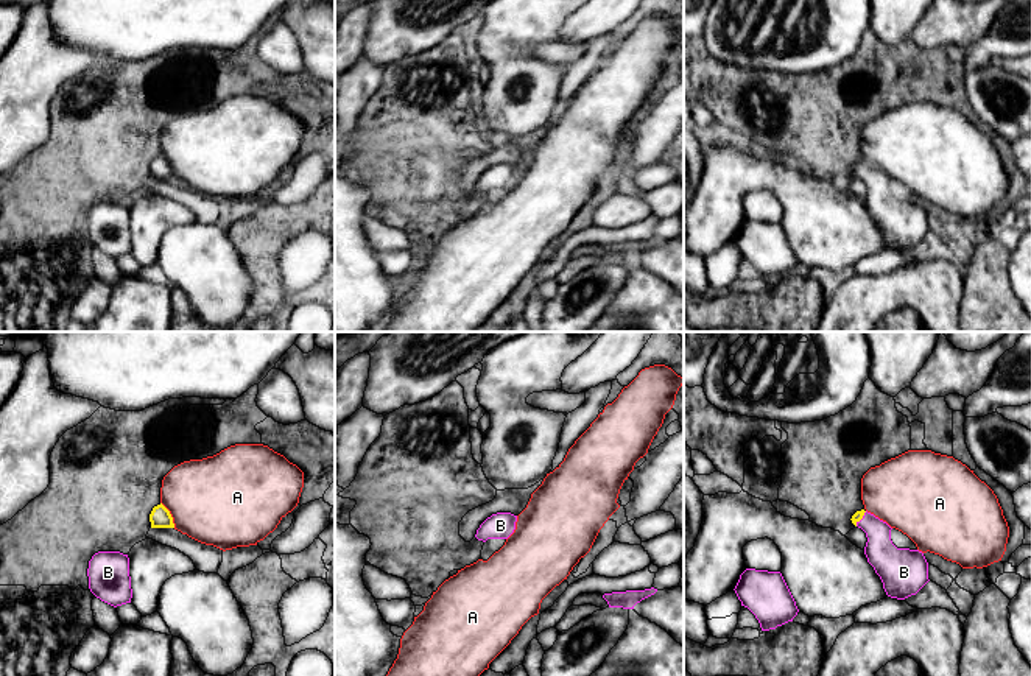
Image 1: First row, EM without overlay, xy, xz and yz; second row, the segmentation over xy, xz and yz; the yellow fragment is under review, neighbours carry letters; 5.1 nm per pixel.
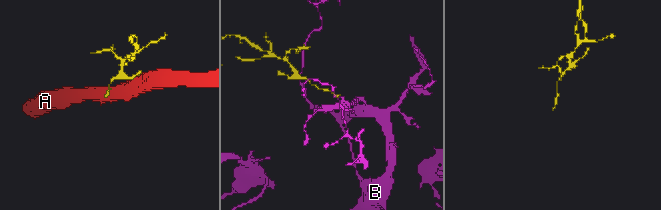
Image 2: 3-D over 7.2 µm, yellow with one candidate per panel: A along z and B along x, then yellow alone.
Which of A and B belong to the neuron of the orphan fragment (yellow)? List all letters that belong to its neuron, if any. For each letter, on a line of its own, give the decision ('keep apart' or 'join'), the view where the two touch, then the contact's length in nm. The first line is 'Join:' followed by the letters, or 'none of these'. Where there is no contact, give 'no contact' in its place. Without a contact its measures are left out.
Join: B
A: keep apart; contact in xy; length 150 nm
B: join; contact in yz; length 100 nm

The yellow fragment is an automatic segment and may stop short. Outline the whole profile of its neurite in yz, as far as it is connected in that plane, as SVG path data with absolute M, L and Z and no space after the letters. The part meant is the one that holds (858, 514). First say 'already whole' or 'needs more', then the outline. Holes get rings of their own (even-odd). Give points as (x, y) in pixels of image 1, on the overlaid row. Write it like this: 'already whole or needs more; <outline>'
needs more; M861 509L852 523L866 533L864 555L883 583L888 597L905 600L916 595L928 579L928 562L922 551L897 548L891 540L891 526Z

